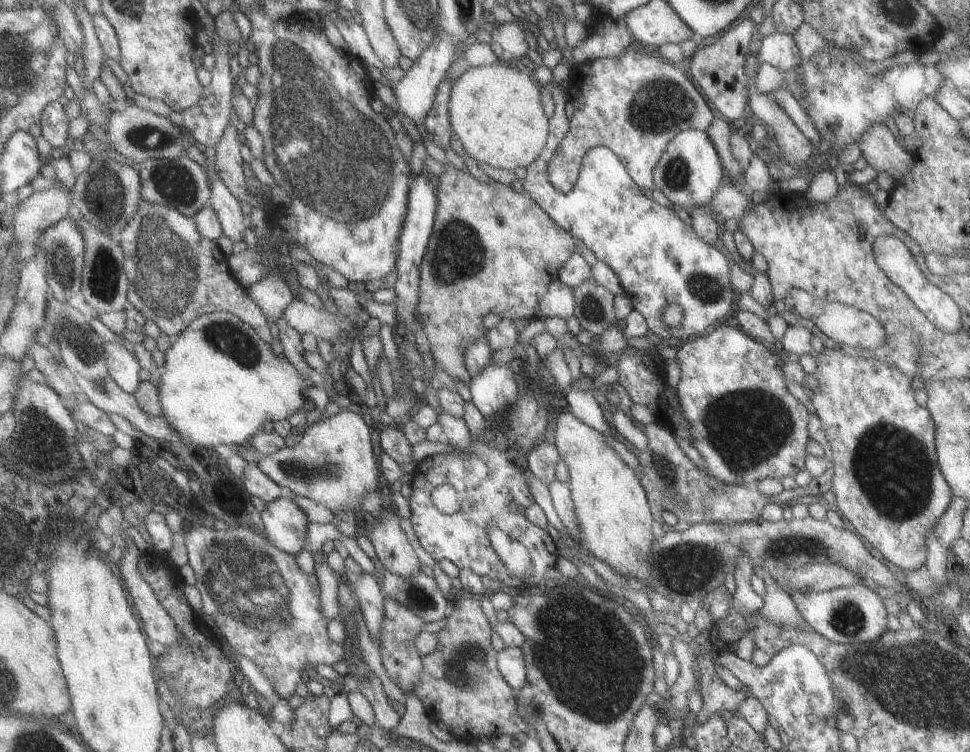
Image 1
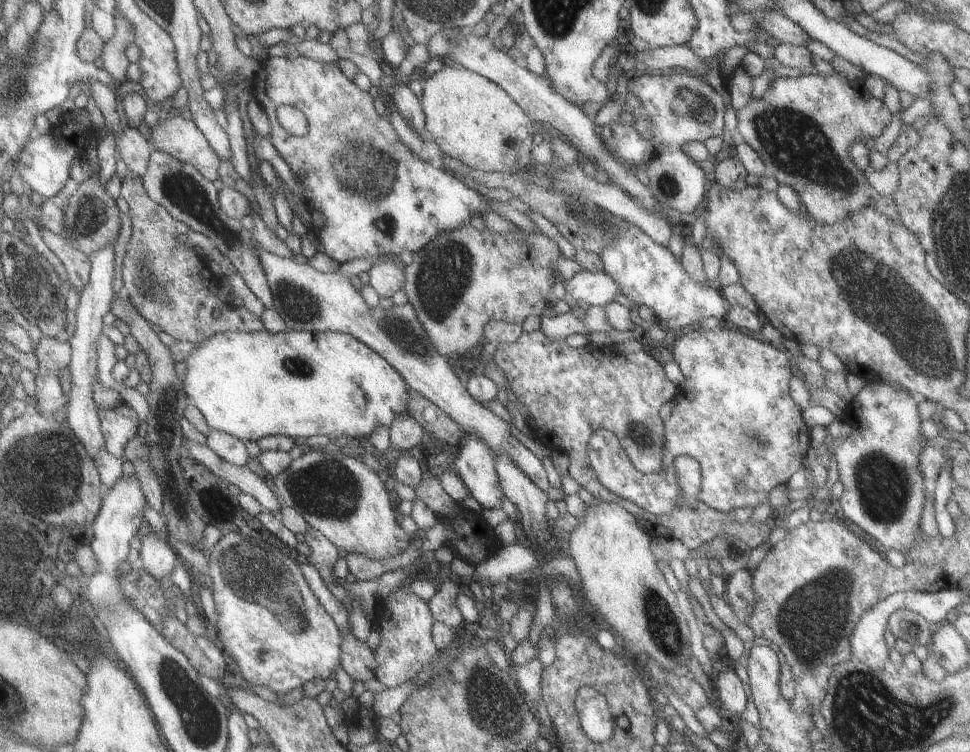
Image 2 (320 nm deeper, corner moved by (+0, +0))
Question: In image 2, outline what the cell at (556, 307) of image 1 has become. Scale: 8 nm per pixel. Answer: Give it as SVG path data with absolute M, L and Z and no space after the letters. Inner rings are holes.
M581 270L578 274L571 276L569 280L559 278L563 284L565 293L569 294L577 303L586 303L592 306L603 306L612 302L615 294L619 293L617 284L601 272L587 272Z

